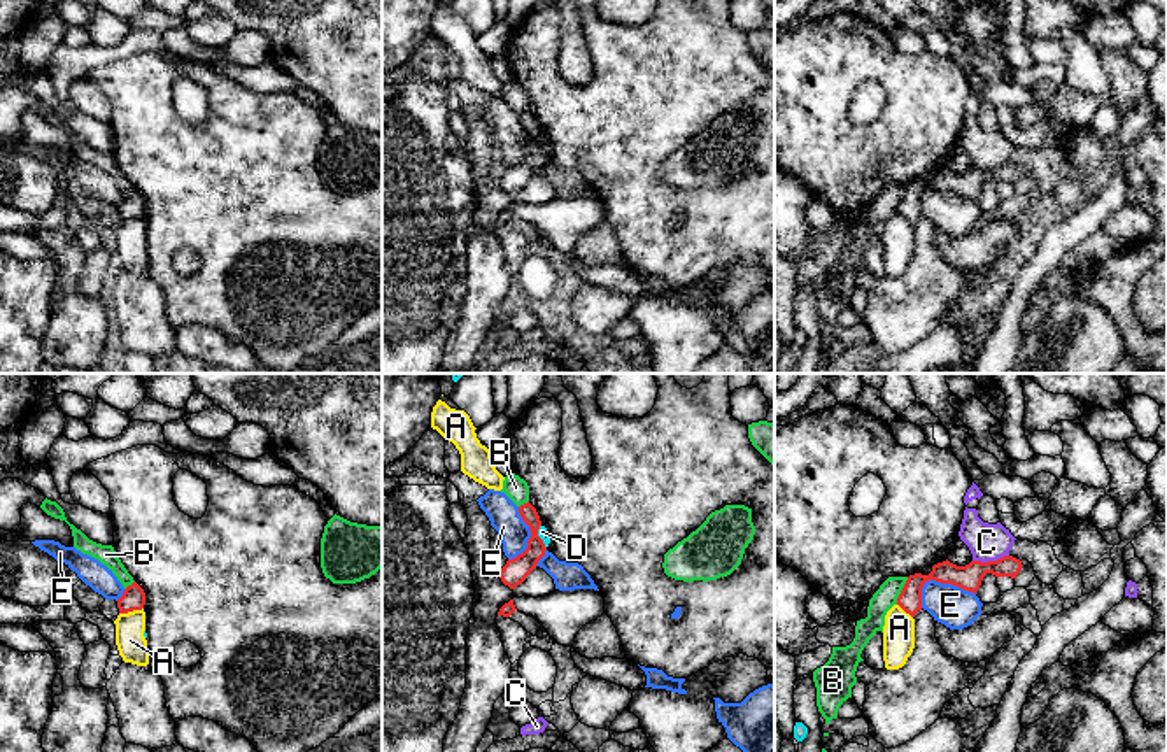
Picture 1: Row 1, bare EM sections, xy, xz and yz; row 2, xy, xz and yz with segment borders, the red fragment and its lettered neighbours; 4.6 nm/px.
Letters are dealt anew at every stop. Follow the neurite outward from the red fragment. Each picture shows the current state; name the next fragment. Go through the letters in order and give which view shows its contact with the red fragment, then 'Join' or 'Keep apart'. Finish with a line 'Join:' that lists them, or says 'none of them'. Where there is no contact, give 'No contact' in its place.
A: Touches red in xy. Keep apart
B: Touches red in yz. Keep apart
C: Touches red in yz. Keep apart
D: Touches red in xz. Keep apart
E: Touches red in yz. Keep apart
Join: none of them

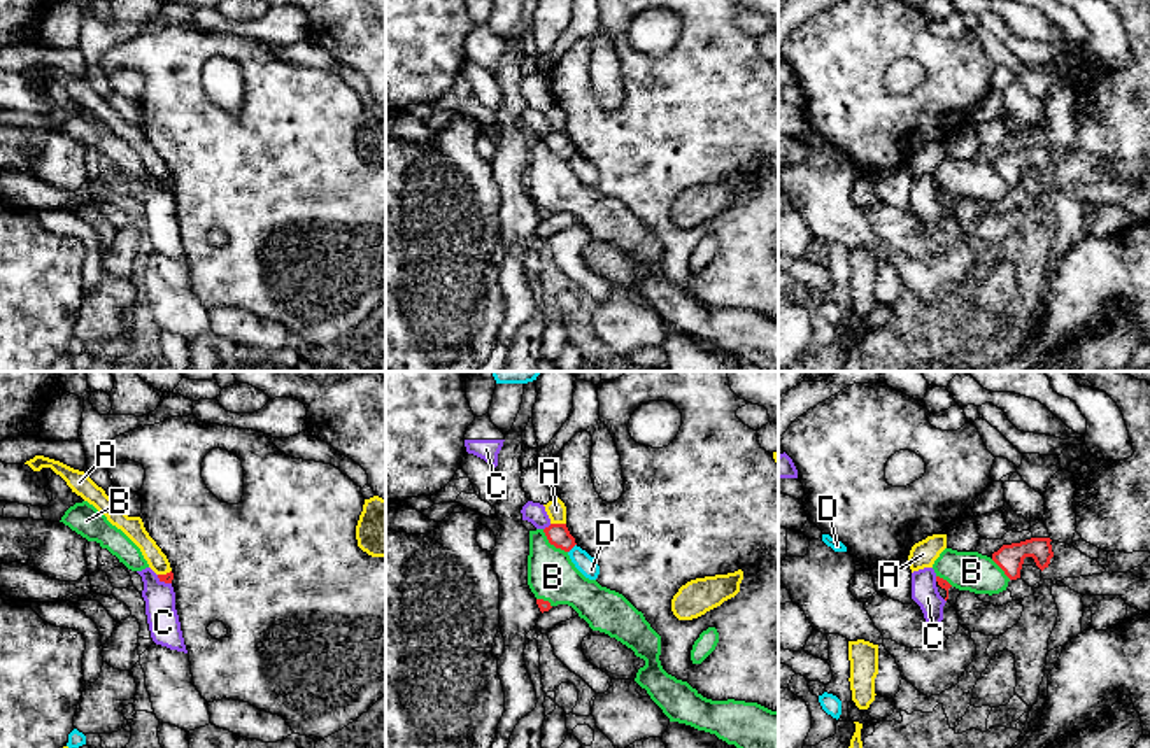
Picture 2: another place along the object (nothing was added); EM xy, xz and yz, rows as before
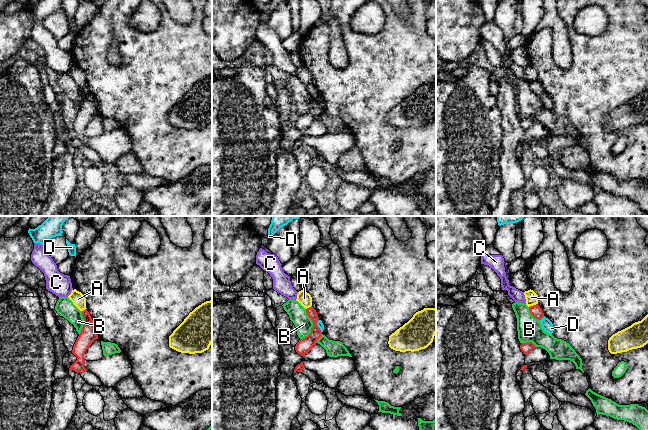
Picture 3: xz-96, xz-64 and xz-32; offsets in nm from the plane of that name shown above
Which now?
A: Touches red in xz. Keep apart
B: Touches red in xz. Keep apart
C: Touches red in xz. Keep apart
D: Touches red in xz. Keep apart
Join: none of them

